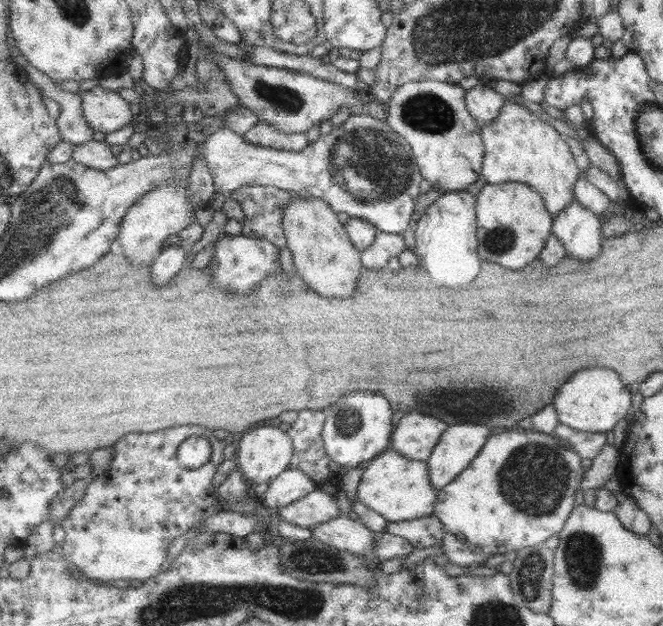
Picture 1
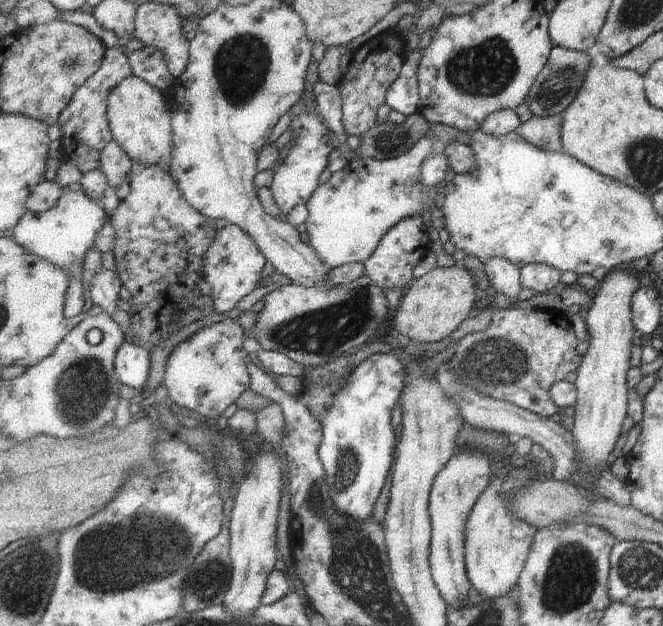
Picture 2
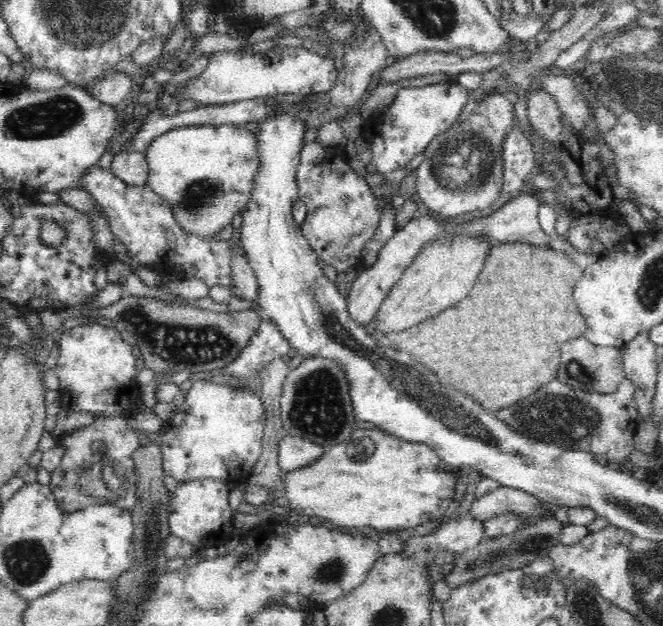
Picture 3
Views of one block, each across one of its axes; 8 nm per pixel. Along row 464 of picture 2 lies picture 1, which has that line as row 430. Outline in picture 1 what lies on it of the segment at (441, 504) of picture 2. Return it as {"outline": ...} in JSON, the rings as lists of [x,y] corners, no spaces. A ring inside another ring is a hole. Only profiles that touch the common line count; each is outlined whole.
{"outline":[[[469,422],[449,425],[426,462],[435,488],[442,490],[457,479],[479,456],[493,433],[487,425],[482,424]]]}

